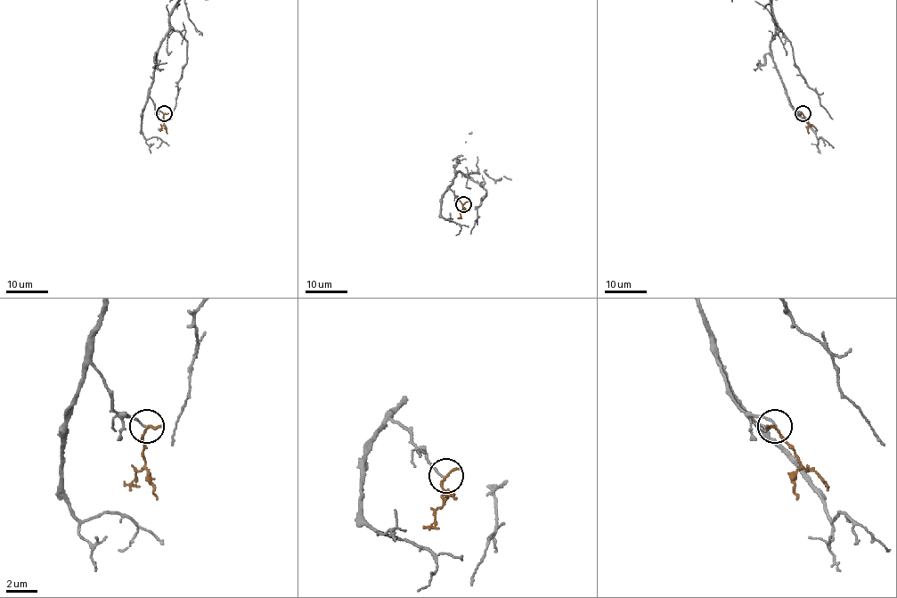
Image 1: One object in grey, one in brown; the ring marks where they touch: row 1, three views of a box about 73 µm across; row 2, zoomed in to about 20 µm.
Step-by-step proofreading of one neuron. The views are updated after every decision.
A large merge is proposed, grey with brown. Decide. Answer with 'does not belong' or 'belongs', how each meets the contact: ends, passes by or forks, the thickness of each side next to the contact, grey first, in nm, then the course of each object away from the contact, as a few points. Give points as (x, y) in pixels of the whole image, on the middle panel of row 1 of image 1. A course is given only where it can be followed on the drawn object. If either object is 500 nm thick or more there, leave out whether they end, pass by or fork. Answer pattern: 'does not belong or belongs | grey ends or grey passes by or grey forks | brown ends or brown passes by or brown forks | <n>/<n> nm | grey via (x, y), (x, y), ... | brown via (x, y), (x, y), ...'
does not belong | grey ends | brown ends | 100/190 nm | brown via (463, 204), (463, 211), (457, 217)

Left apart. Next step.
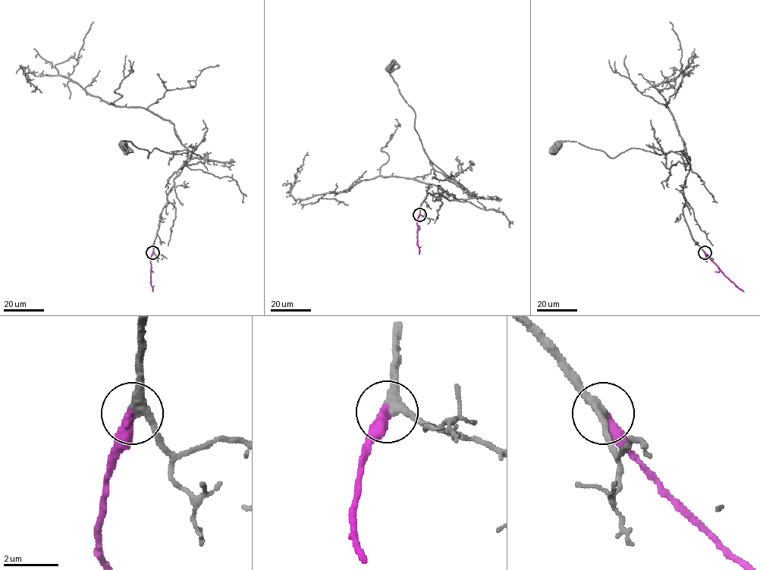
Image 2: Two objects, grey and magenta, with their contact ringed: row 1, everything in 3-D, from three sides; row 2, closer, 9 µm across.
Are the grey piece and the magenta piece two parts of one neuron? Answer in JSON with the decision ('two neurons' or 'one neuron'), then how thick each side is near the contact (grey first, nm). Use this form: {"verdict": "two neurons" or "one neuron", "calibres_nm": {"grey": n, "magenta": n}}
{"verdict": "one neuron", "calibres_nm": {"grey": 320, "magenta": 400}}

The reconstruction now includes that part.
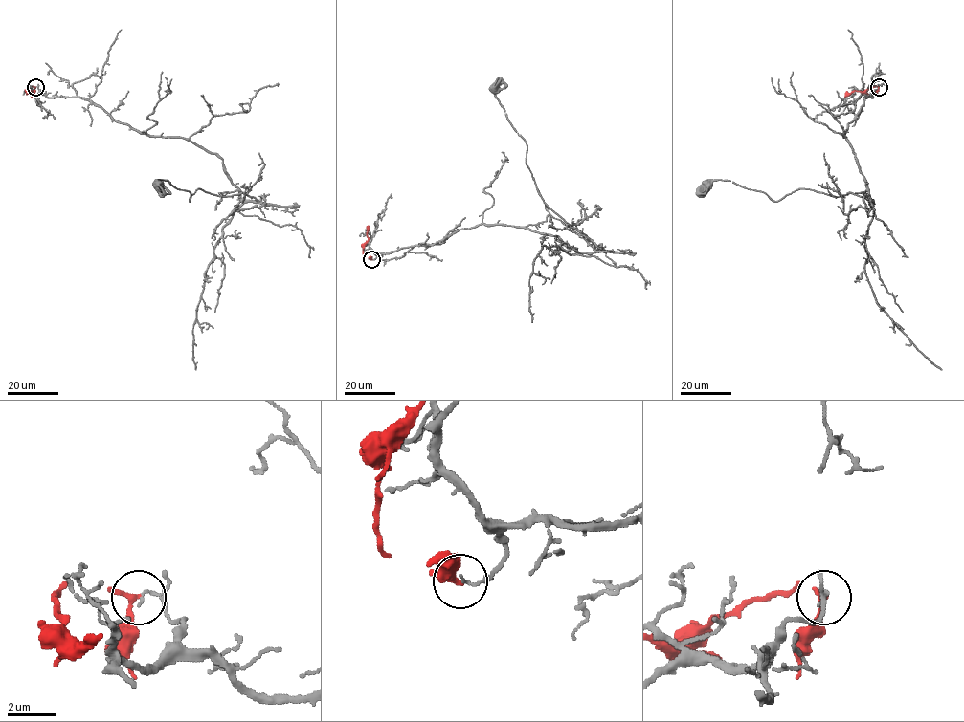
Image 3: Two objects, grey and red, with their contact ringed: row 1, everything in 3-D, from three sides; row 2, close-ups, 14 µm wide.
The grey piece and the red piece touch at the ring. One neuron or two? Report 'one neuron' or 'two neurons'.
two neurons

